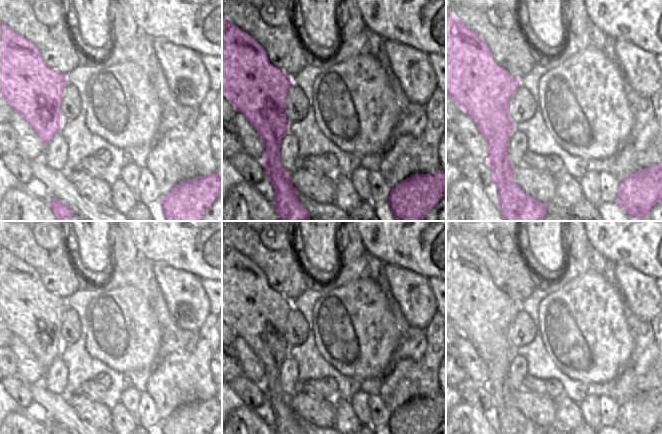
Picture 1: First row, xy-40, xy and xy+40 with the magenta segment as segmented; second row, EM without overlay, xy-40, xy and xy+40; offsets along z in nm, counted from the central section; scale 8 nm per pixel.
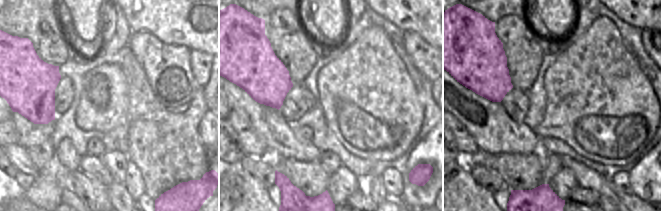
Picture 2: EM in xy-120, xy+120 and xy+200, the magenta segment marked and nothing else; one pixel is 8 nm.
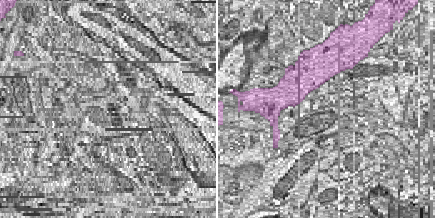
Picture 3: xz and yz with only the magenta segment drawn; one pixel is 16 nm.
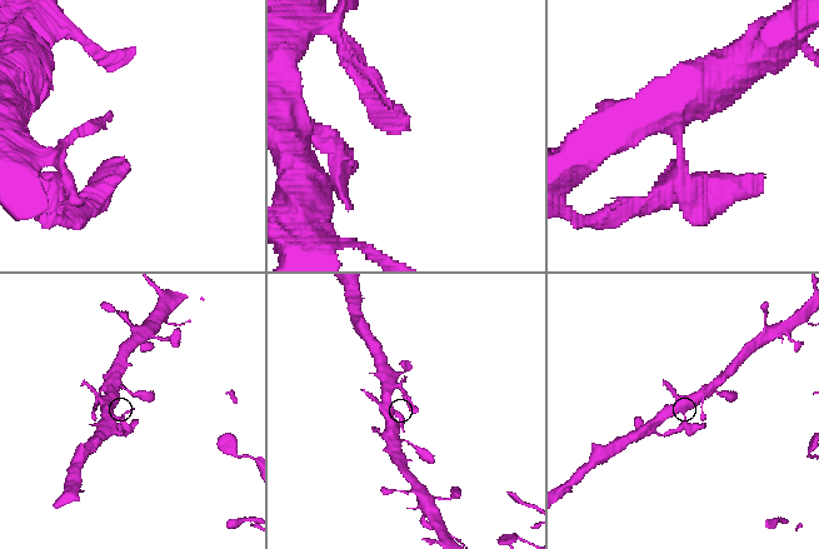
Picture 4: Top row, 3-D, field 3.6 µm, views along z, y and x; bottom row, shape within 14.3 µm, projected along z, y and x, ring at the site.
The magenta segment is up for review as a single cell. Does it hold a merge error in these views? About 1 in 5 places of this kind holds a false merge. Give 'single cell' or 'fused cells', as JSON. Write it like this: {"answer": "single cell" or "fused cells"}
{"answer": "single cell"}

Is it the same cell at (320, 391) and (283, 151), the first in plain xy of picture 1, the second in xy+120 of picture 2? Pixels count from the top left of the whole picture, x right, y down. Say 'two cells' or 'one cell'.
one cell

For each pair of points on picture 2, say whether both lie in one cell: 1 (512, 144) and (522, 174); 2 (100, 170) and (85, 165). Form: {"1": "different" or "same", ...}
{"1": "different", "2": "same"}

